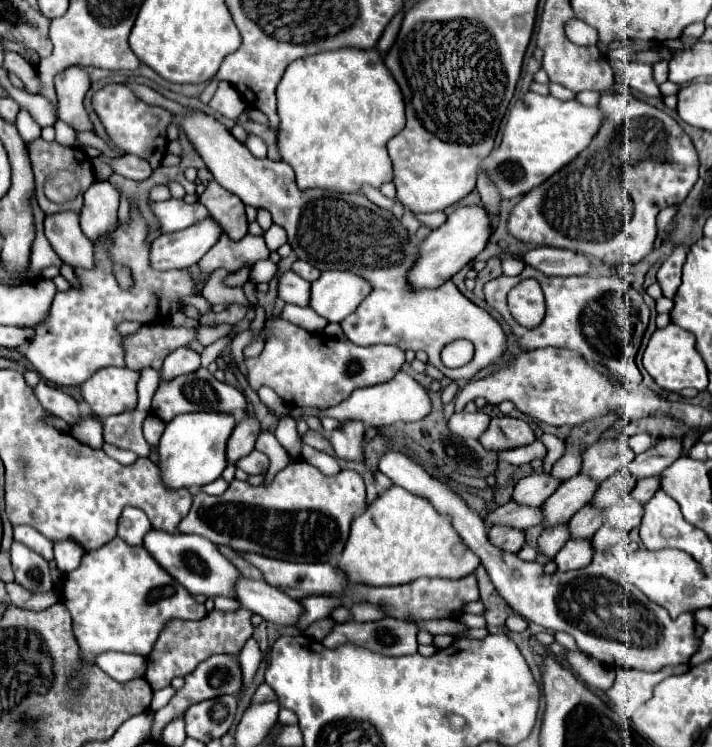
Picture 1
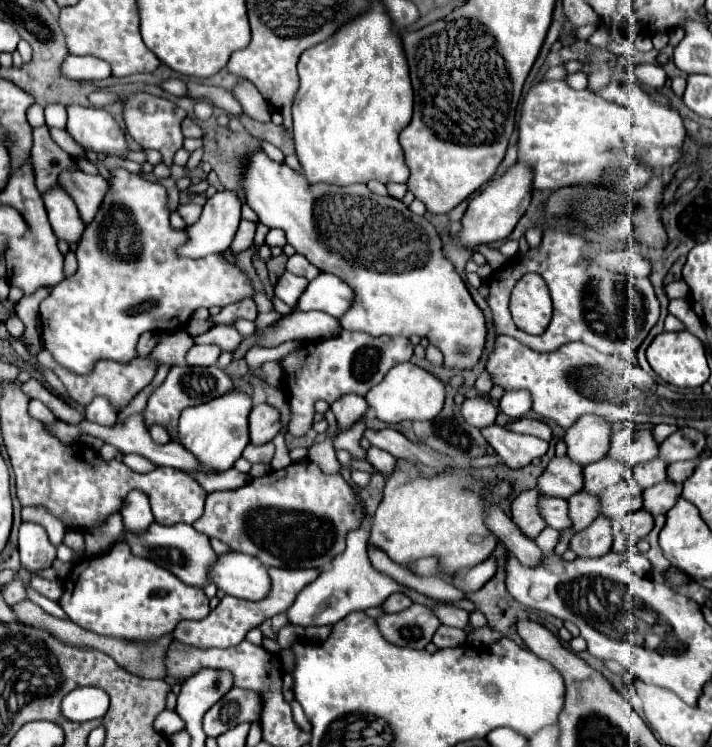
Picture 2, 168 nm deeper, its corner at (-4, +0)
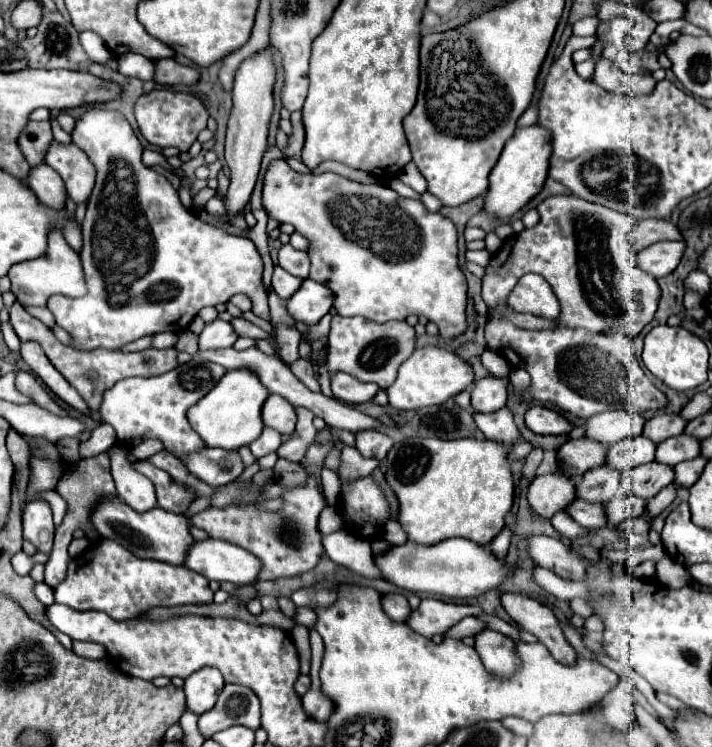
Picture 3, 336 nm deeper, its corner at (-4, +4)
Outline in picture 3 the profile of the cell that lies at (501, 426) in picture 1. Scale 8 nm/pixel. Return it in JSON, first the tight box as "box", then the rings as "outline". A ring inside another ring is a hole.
{"box":[526,406,574,434],"outline":[[[532,406],[526,412],[526,426],[536,434],[568,434],[574,428],[562,414],[544,406]]]}

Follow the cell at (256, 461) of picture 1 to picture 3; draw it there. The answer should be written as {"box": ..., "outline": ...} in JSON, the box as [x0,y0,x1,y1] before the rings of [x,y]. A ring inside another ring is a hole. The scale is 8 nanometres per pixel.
{"box":[250,428,282,458],"outline":[[[264,428],[260,438],[256,438],[252,444],[250,444],[250,450],[256,458],[262,458],[270,452],[276,452],[282,444],[282,438],[280,438],[280,432],[272,430],[272,428]]]}

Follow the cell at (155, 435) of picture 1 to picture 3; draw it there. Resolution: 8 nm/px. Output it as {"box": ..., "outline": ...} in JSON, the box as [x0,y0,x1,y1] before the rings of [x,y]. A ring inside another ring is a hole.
{"box":[132,440,164,460],"outline":[[[144,440],[132,448],[132,456],[136,456],[138,460],[146,460],[146,458],[158,454],[162,448],[164,446],[160,446],[160,440]]]}

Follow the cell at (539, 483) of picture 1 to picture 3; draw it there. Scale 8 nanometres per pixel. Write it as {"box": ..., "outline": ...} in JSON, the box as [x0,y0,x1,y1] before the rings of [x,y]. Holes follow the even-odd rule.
{"box":[558,438,608,478],"outline":[[[580,438],[580,440],[568,440],[558,450],[558,460],[562,462],[562,470],[578,478],[586,470],[592,470],[596,466],[602,466],[606,462],[608,444],[592,440],[592,438]]]}

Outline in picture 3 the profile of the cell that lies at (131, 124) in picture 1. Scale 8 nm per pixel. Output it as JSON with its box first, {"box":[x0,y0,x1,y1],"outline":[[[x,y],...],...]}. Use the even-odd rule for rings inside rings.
{"box":[134,90,208,152],"outline":[[[152,90],[148,94],[142,94],[134,104],[134,116],[142,136],[150,144],[156,144],[160,148],[176,146],[182,152],[188,152],[188,148],[196,142],[198,132],[206,128],[208,120],[206,106],[196,96],[172,90]]]}

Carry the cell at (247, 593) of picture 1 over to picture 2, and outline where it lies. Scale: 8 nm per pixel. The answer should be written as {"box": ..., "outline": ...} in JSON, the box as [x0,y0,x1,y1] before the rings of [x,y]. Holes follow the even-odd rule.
{"box":[210,552,270,602],"outline":[[[232,552],[218,556],[218,562],[214,564],[210,576],[220,590],[242,600],[260,602],[270,592],[270,578],[266,568],[258,558],[252,558],[248,554]]]}

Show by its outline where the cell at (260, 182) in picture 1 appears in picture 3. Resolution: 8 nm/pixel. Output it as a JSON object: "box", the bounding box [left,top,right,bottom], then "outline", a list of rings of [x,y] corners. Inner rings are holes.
{"box":[262,160,466,338],"outline":[[[274,160],[264,176],[264,192],[262,192],[262,200],[266,206],[266,212],[270,216],[274,216],[278,222],[288,222],[294,224],[296,232],[306,234],[312,242],[310,246],[310,260],[312,260],[312,268],[310,268],[310,278],[314,282],[324,284],[326,288],[330,288],[330,292],[334,294],[334,308],[340,316],[364,316],[368,320],[374,322],[390,322],[390,320],[406,320],[410,314],[414,316],[426,316],[428,320],[436,322],[440,328],[440,334],[444,338],[454,338],[458,334],[462,334],[466,330],[466,278],[462,274],[462,270],[458,268],[458,248],[456,248],[456,226],[452,224],[452,220],[444,218],[442,214],[432,214],[426,210],[426,206],[418,200],[408,200],[408,198],[400,198],[392,188],[386,186],[378,186],[378,184],[360,184],[354,180],[348,180],[340,174],[334,172],[324,172],[324,174],[298,174],[294,172],[286,160]]]}

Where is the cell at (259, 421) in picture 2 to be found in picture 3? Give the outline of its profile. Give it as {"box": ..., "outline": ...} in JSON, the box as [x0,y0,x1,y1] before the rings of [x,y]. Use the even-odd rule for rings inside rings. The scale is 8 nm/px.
{"box":[262,394,296,434],"outline":[[[270,394],[262,408],[262,420],[280,434],[292,434],[296,428],[296,408],[286,398]]]}

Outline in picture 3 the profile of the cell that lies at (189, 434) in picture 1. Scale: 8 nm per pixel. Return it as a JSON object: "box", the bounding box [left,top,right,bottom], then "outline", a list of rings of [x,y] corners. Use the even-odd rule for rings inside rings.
{"box":[188,368,270,450],"outline":[[[238,368],[238,370],[228,370],[222,380],[198,402],[188,410],[188,420],[190,426],[204,438],[208,446],[220,446],[226,450],[238,450],[240,446],[248,446],[254,442],[262,428],[262,406],[270,392],[266,386],[262,386],[260,378],[256,372],[248,368]]]}

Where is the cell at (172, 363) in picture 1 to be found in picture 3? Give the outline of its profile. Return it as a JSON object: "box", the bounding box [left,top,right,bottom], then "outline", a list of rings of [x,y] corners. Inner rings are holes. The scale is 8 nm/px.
{"box":[200,318,238,348],"outline":[[[216,318],[214,322],[206,324],[204,332],[200,334],[200,348],[230,348],[238,340],[238,334],[234,332],[232,324],[226,320]]]}

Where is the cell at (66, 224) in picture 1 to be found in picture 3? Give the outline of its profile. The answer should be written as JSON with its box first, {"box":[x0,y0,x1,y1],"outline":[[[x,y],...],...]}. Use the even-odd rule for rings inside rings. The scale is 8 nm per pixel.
{"box":[28,162,66,208],"outline":[[[46,162],[30,168],[28,186],[36,192],[36,196],[52,208],[64,208],[66,204],[66,186],[56,170],[52,170]]]}

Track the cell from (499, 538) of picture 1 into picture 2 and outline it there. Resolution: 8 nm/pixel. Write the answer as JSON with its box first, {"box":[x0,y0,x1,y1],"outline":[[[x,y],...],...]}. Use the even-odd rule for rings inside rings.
{"box":[512,490,544,540],"outline":[[[526,490],[512,502],[512,522],[530,540],[534,540],[536,534],[540,534],[540,530],[544,528],[544,520],[536,510],[538,500],[540,500],[538,490]]]}

